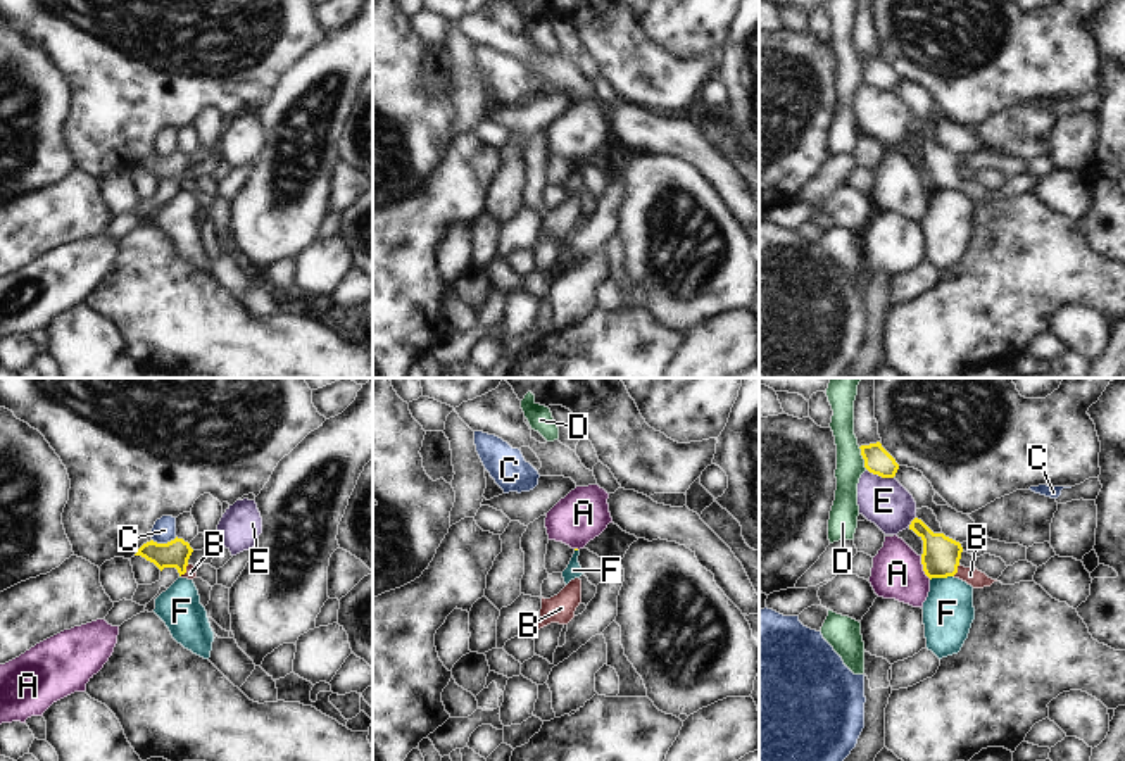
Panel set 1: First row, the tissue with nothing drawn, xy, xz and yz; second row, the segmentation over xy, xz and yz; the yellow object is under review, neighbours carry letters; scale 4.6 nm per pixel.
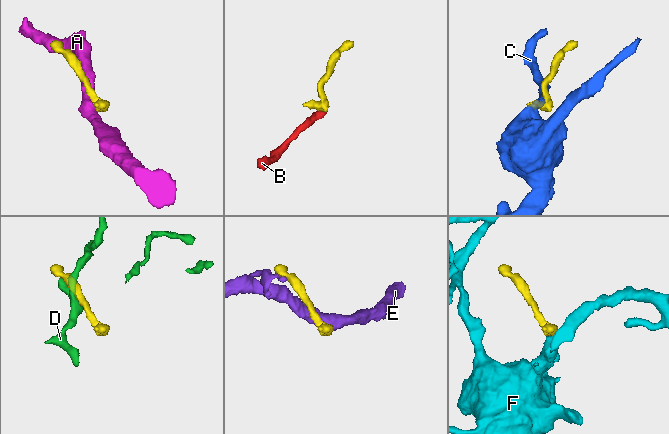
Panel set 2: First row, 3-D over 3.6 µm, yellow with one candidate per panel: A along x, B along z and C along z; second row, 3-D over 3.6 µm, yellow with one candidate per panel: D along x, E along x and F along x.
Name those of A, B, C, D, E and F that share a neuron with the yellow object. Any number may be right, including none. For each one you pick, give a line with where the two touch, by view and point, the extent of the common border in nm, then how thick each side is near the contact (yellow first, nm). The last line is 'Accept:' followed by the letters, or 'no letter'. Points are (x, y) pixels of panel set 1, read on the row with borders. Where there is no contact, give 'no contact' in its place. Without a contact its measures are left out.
B: meets yellow in yz at (956, 570); contact 70 nm long; 180 nm thick on the yellow side, 80 nm on the other
Accept: B

